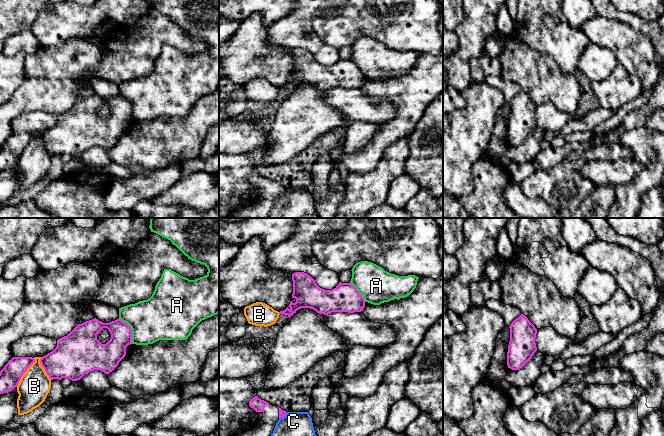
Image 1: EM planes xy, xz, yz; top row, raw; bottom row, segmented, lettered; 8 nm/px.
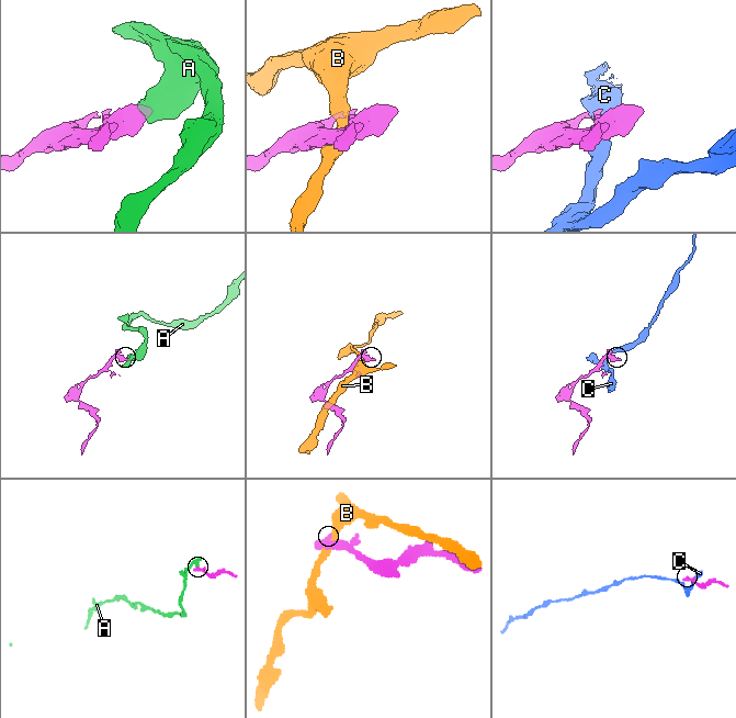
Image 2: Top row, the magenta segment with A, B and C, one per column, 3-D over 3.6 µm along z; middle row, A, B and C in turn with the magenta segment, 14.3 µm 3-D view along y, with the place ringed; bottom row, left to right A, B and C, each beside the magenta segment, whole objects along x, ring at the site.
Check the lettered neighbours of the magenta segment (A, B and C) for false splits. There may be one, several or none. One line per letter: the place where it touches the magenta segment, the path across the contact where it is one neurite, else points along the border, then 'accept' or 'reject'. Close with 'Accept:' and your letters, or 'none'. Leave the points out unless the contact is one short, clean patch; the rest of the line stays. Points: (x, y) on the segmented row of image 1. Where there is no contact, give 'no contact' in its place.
A: meets magenta in xy at (131, 330); border along xy (119, 317), (130, 327), (132, 343); reject
B: meets magenta in xy at (25, 371); reject
C: meets magenta in xz at (283, 416); border along xz (286, 412), (279, 418); reject
Accept: none

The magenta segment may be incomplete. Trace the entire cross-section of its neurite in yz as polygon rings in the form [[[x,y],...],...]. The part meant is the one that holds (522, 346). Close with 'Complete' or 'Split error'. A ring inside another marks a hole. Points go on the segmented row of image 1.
[[[523,314],[516,318],[509,328],[510,341],[507,352],[507,365],[512,370],[518,370],[537,351],[535,343],[537,329]]]. Complete

